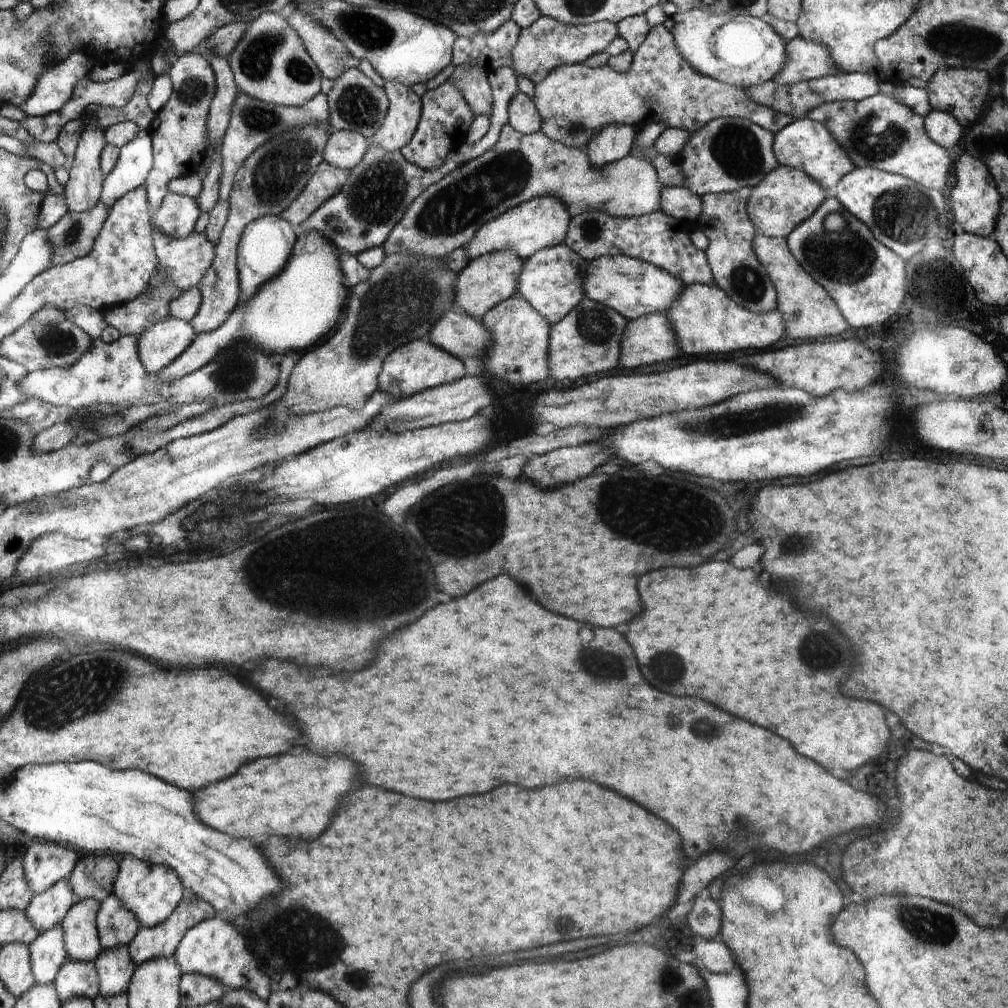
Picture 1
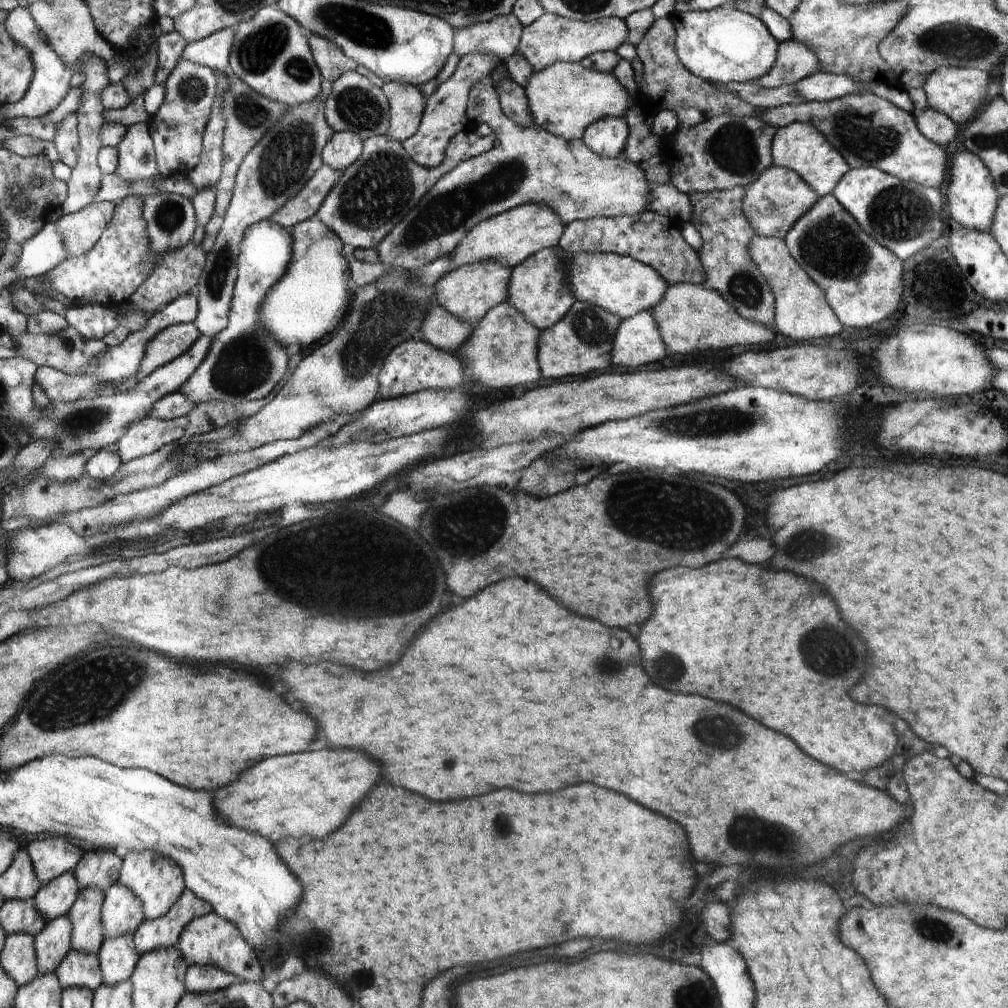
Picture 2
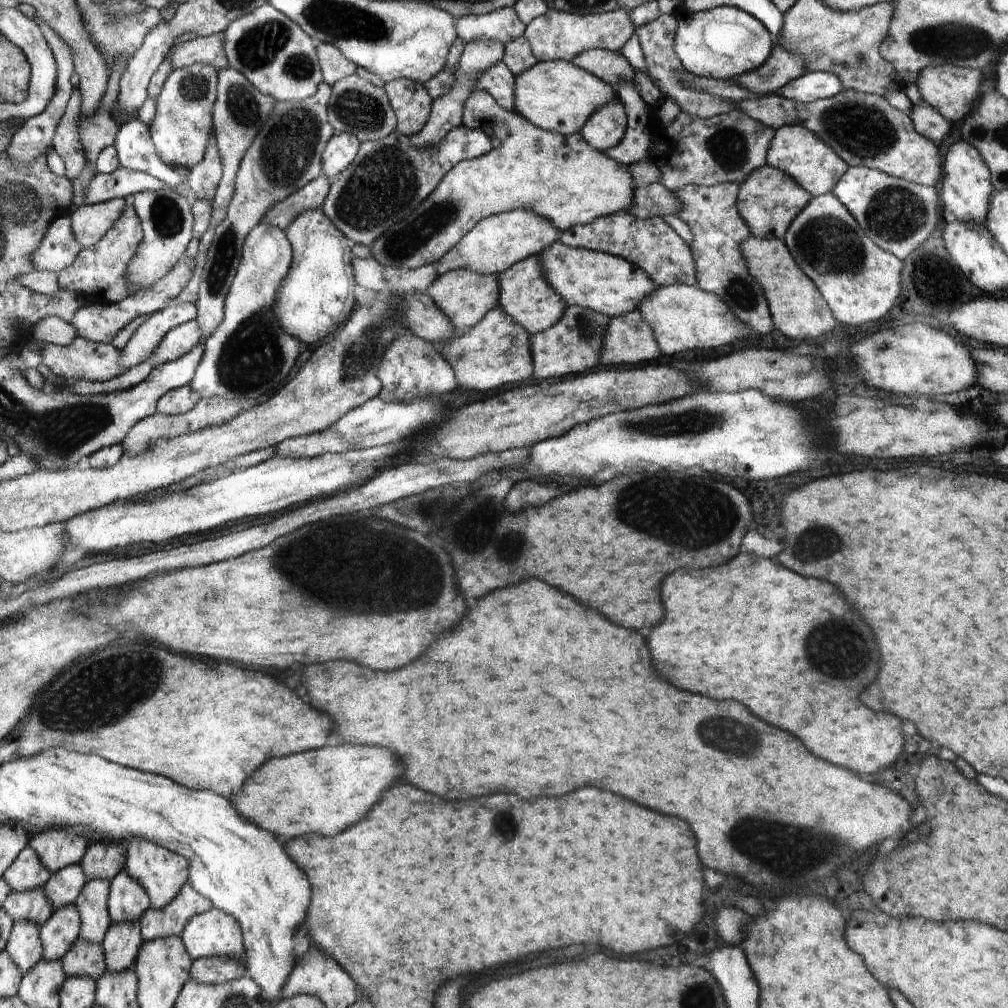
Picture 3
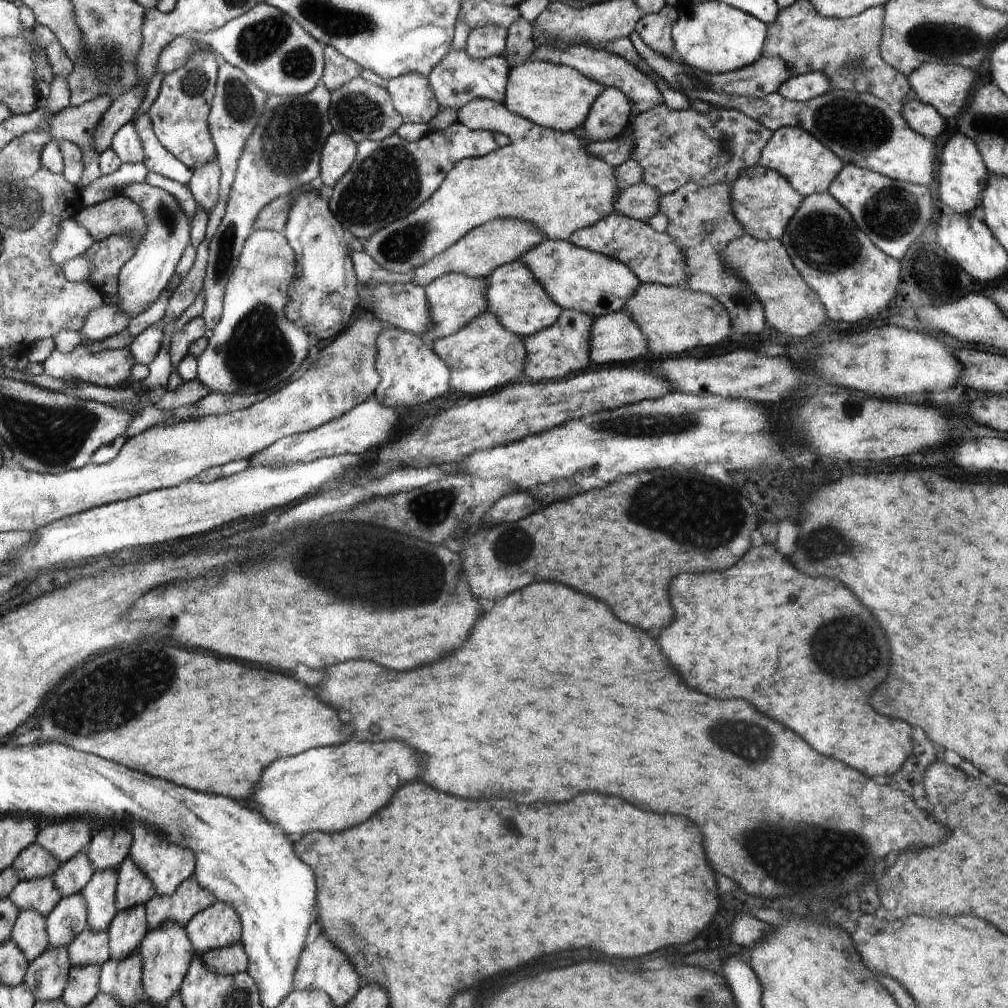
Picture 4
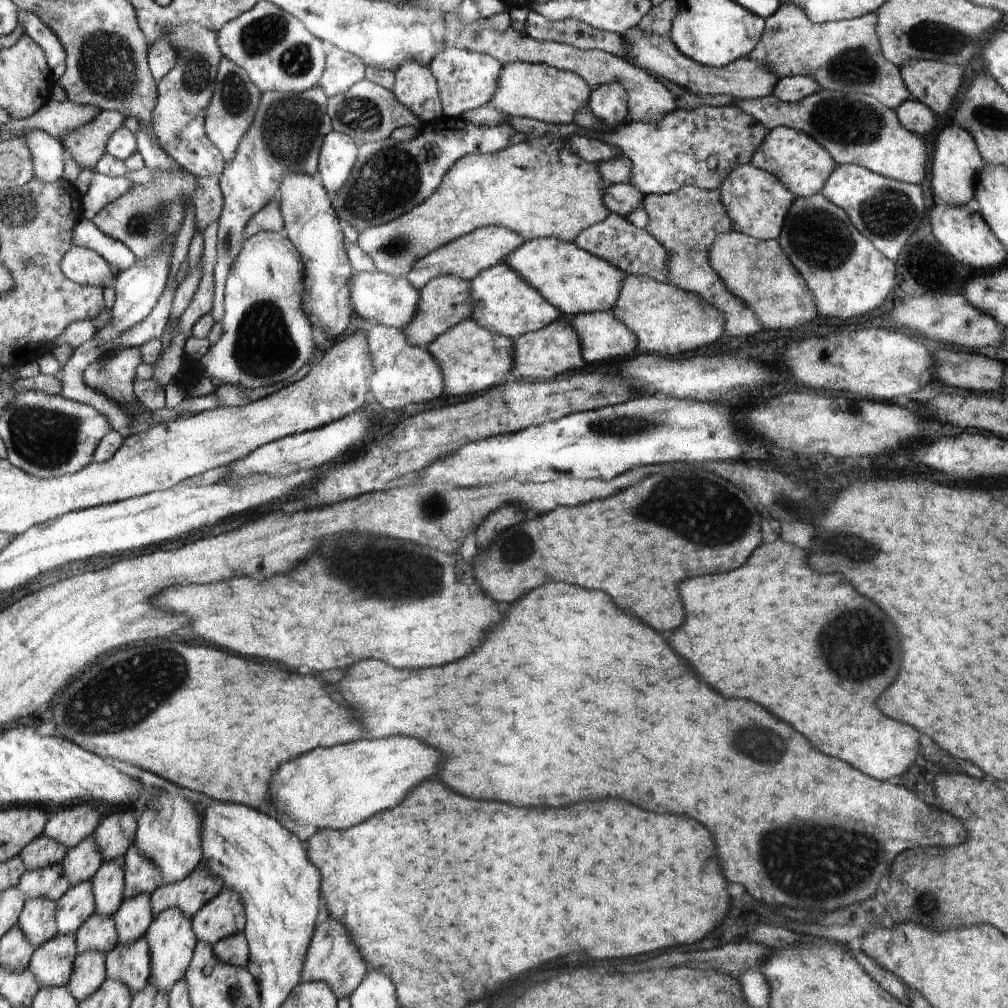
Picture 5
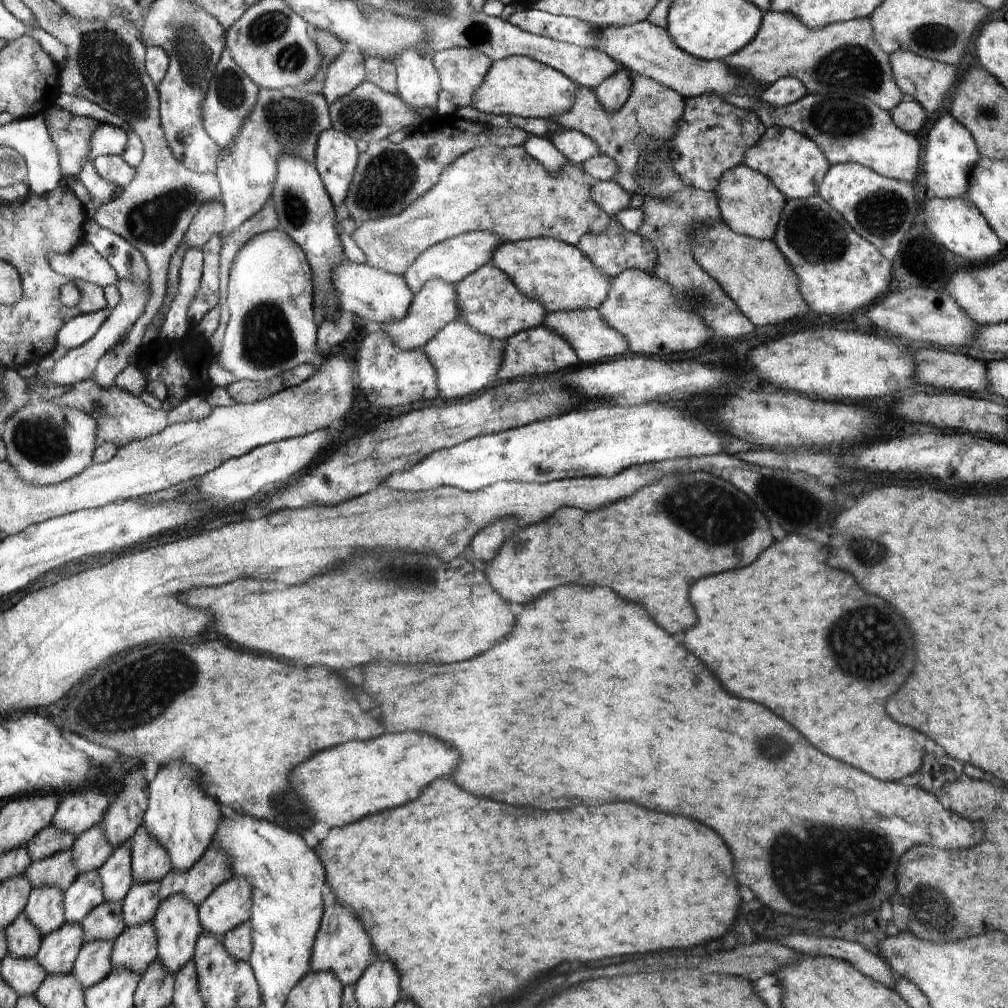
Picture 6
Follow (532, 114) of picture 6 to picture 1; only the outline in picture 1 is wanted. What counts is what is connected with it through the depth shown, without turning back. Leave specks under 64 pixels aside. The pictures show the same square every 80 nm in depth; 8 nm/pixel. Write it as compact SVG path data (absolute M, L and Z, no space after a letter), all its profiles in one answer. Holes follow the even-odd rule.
M663 24L650 29L645 41L633 53L631 69L627 73L620 72L608 64L595 68L588 67L583 62L560 65L535 84L532 100L541 118L539 129L548 135L548 138L556 139L568 147L580 147L582 150L586 148L592 136L611 124L633 126L639 131L647 122L662 119L669 128L691 133L702 129L707 122L717 118L736 117L748 119L776 134L793 121L788 115L755 103L746 89L717 81L694 70L687 59L680 54L671 31Z

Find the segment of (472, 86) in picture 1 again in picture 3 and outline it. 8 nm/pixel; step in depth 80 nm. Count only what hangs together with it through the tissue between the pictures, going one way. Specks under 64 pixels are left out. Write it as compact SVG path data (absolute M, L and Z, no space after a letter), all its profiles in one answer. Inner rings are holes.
M484 91L470 94L463 107L467 124L490 126L502 145L483 157L456 164L414 213L371 244L372 258L382 266L410 270L435 264L480 221L516 209L548 219L560 234L600 217L627 212L636 188L631 172L590 146L580 133L569 138L541 129L520 113L501 107Z

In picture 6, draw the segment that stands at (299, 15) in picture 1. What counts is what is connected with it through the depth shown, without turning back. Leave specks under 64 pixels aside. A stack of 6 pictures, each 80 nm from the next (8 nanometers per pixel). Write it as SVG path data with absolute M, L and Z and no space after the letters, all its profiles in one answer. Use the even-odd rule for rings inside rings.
M346 50L331 63L325 78L322 94L331 106L366 81L363 54Z

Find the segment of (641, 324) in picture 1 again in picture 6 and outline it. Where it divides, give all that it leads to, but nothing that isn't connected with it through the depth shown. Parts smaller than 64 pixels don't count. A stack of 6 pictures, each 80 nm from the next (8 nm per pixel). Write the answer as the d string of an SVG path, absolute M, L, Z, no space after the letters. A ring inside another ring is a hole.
M597 309L550 312L544 324L570 343L578 354L580 365L602 363L606 358L614 359L614 356L624 357L626 350L630 349L626 336L610 327Z

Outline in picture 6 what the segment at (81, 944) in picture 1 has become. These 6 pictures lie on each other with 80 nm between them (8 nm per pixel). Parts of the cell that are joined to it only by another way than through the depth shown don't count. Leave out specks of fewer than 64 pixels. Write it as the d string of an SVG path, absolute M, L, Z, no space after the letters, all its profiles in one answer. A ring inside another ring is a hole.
M131 839L120 843L97 870L100 875L104 902L122 901L134 884Z

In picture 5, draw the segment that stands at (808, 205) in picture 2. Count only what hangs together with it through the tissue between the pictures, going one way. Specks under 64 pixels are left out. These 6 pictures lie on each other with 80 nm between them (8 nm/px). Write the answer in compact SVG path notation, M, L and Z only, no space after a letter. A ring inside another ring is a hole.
M750 163L733 168L718 189L722 194L727 215L731 219L731 230L761 241L779 238L788 209L791 208L792 201L796 198L775 175L756 168Z

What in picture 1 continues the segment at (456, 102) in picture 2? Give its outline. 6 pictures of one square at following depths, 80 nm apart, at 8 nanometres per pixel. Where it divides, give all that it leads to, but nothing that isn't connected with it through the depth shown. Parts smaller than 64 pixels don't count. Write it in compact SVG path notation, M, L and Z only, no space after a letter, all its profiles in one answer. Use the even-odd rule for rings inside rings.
M445 81L437 88L428 89L422 96L422 116L419 120L418 132L400 151L416 166L428 170L440 168L447 160L448 153L466 142L468 128L476 115L463 92L450 81Z

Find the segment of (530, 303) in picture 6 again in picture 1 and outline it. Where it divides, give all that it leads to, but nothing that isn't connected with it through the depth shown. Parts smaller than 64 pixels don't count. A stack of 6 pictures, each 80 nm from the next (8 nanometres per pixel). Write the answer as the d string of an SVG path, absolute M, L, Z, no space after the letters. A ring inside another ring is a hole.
M564 244L544 247L523 262L518 293L535 307L536 312L550 326L558 324L584 298L583 276L587 269L587 261Z

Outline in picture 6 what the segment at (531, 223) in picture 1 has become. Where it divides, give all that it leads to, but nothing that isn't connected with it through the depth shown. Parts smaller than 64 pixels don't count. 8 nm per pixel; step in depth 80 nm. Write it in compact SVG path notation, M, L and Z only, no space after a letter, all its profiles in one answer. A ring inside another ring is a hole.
M472 231L449 238L446 241L432 245L426 250L412 266L402 276L414 294L432 279L442 279L444 282L455 285L476 272L482 265L488 264L495 254L498 246L503 244L503 239L499 239L488 231Z

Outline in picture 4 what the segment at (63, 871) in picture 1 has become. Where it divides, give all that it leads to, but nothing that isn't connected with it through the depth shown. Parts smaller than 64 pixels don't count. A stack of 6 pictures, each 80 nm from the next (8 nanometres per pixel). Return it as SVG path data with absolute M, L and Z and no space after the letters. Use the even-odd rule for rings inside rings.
M66 819L42 824L35 842L59 858L61 864L78 856L88 846L92 828L86 821Z

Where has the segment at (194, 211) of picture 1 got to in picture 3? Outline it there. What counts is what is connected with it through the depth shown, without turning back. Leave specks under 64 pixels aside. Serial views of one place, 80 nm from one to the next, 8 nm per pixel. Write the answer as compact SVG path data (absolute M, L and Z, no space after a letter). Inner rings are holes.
M170 186L157 191L133 194L132 204L143 228L143 237L132 260L126 267L126 280L130 296L152 286L183 257L193 238L193 216L187 199Z

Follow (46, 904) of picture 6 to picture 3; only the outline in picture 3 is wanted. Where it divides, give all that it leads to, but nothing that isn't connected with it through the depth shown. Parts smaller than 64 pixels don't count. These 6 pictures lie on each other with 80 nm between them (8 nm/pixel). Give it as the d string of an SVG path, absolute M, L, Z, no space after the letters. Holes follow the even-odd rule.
M22 919L16 921L11 930L11 936L7 942L6 949L18 965L23 974L31 969L38 961L42 961L44 950L41 941L42 926L38 923Z

